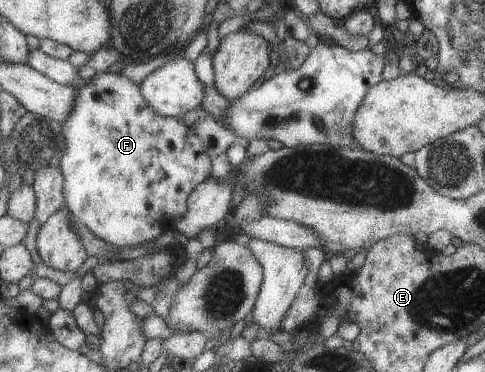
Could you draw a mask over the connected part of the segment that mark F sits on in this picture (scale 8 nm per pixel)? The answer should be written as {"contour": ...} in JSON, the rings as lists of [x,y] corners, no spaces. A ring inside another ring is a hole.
{"contour":[[[100,73],[90,79],[84,86],[77,90],[75,107],[70,116],[62,123],[66,139],[63,159],[59,168],[65,176],[64,194],[65,202],[71,214],[82,224],[86,225],[96,236],[117,247],[138,246],[147,244],[152,239],[158,238],[162,230],[166,230],[174,218],[182,219],[188,208],[188,198],[197,184],[210,177],[210,160],[212,159],[205,144],[196,136],[192,127],[184,125],[181,117],[165,117],[157,113],[150,105],[146,104],[141,86],[130,80],[122,73]]]}

